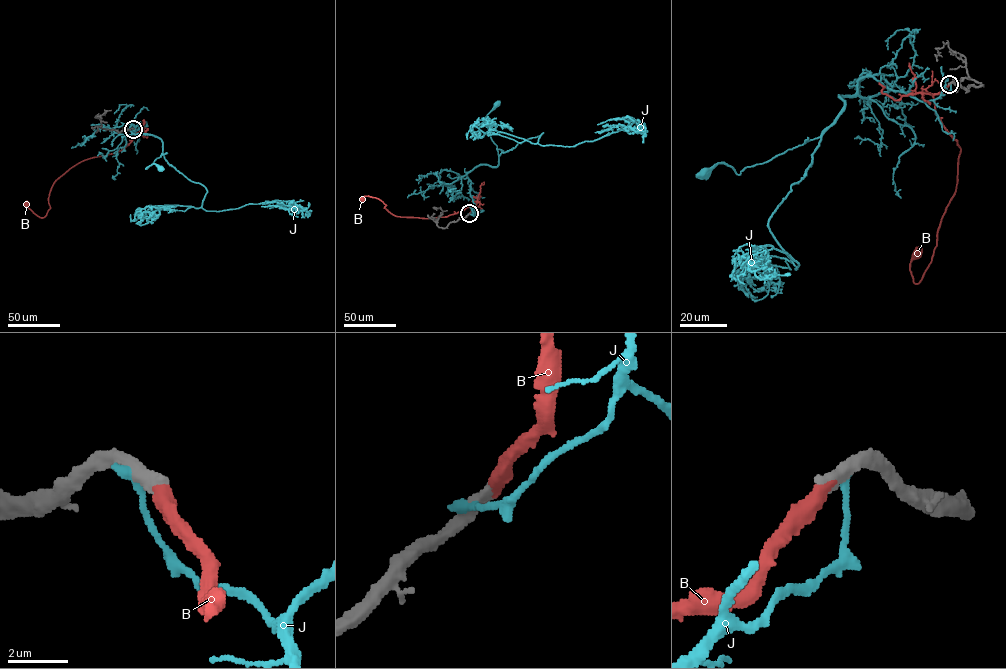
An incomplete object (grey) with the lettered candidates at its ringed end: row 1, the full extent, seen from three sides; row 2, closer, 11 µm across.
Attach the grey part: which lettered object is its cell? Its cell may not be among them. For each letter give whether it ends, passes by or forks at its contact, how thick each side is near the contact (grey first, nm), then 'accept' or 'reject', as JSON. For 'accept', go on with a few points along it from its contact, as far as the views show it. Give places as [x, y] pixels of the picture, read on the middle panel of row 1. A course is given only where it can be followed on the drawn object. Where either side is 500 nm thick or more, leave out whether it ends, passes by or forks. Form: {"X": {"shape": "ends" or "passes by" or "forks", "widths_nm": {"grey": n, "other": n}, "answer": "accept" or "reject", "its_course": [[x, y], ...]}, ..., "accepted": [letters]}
{"B": {"widths_nm": {"grey": 500, "other": 500}, "answer": "accept", "its_course": [[469, 213], [471, 206], [446, 216], [402, 217], [391, 213], [378, 198], [368, 196], [363, 198]]}, "J": {"shape": "ends", "widths_nm": {"grey": 440, "other": 360}, "answer": "reject"}, "accepted": ["B"]}

